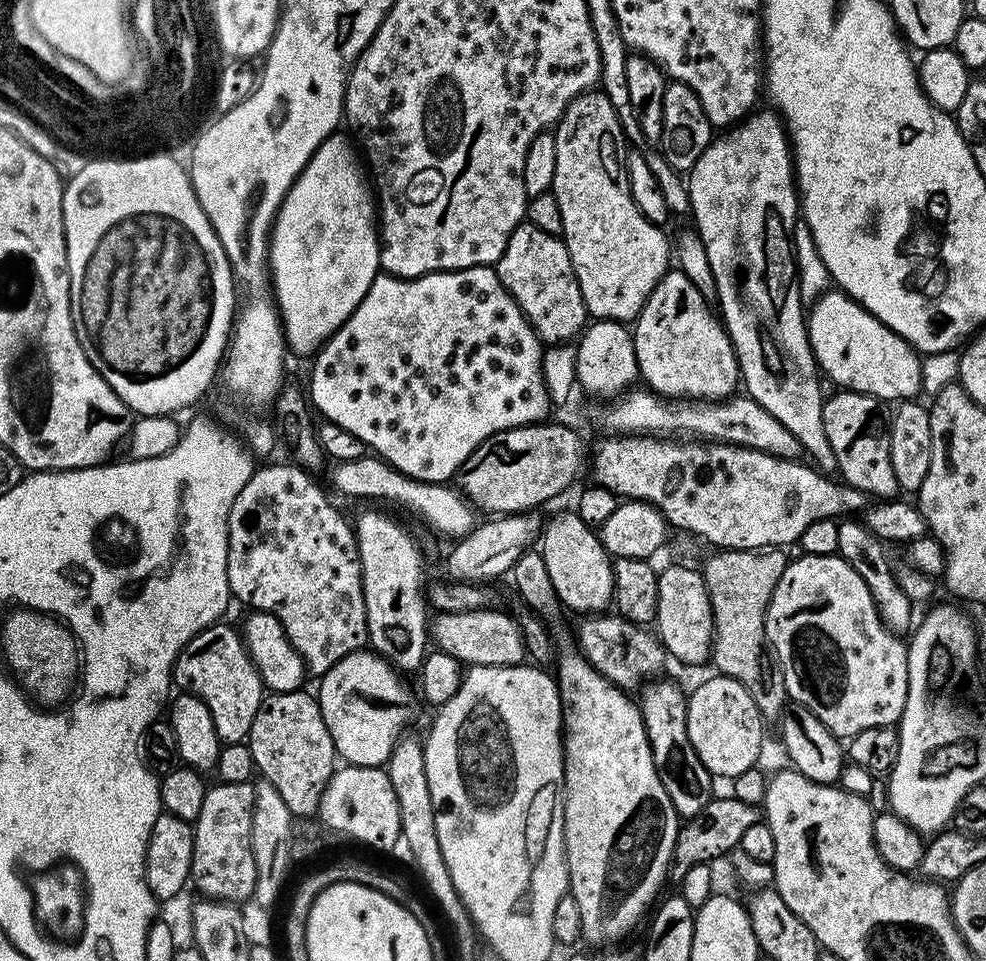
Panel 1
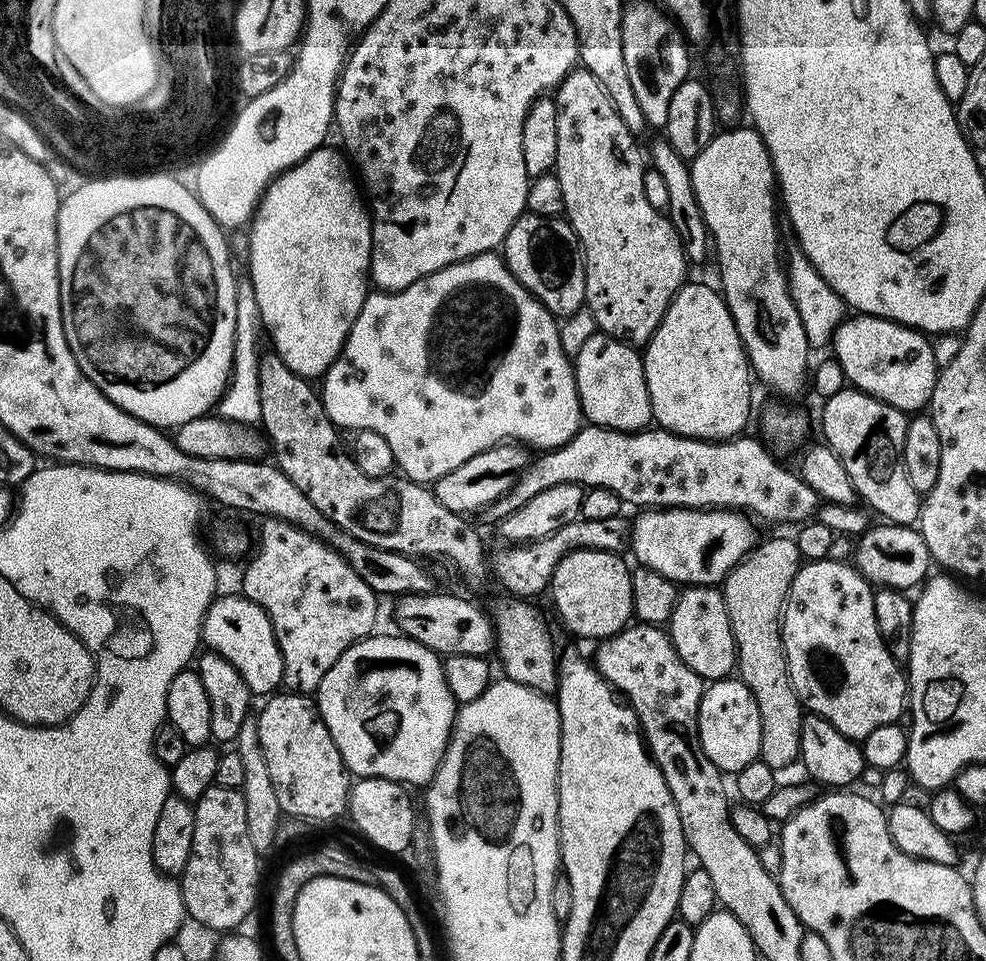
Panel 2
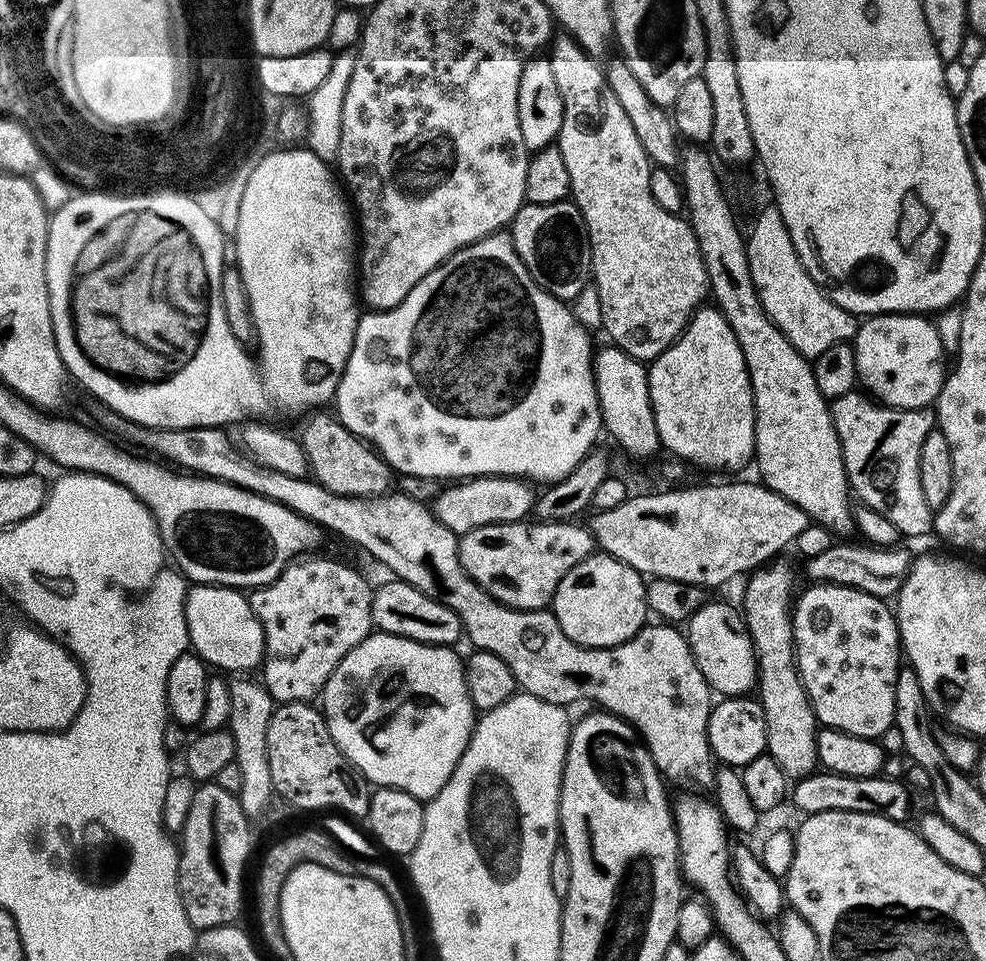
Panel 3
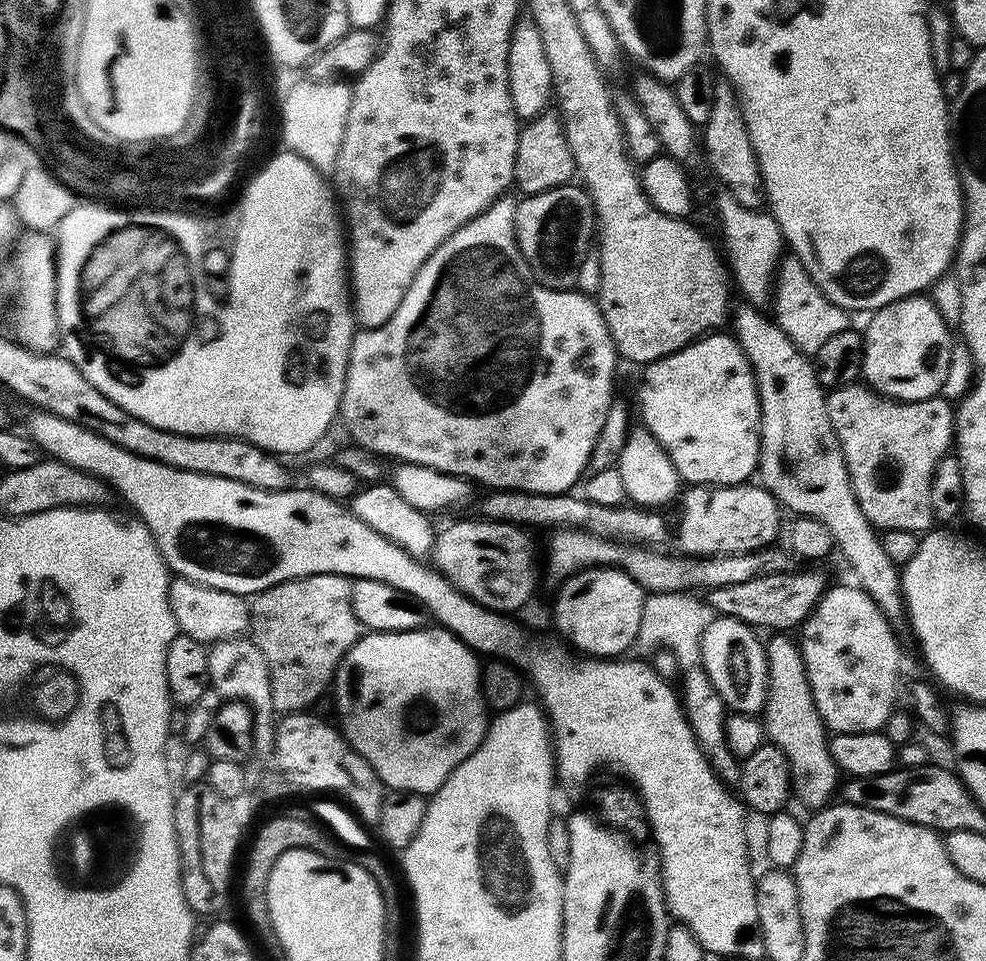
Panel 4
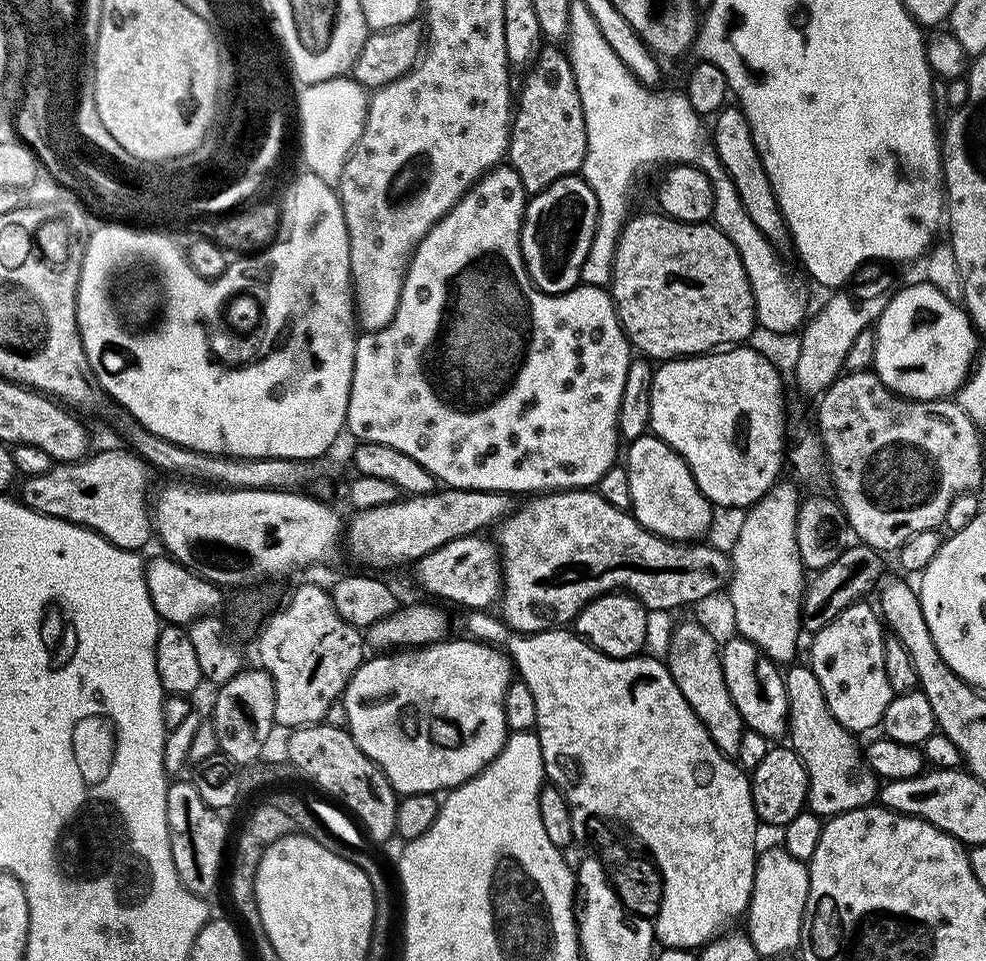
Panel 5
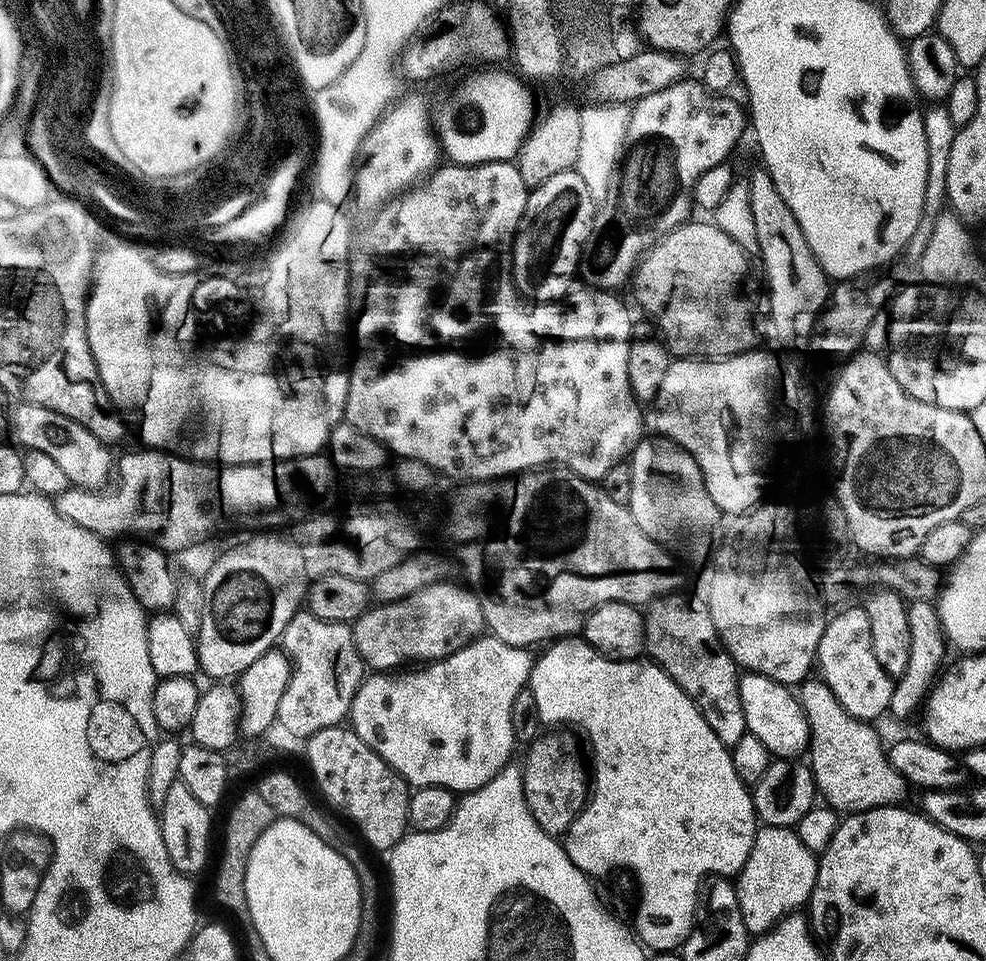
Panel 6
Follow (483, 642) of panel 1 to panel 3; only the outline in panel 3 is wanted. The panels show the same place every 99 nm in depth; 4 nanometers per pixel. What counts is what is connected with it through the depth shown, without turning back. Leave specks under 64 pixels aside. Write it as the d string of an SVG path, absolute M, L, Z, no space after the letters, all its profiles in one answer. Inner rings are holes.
M389 579L385 584L377 583L372 593L373 625L379 631L417 640L423 644L455 645L455 640L462 636L461 620L458 614L450 606L428 597L422 590L416 589L404 580Z

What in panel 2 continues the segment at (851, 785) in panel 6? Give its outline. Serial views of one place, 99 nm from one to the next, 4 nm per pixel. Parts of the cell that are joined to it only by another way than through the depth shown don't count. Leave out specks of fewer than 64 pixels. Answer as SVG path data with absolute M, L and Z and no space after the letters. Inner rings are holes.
M776 536L773 540L757 543L740 564L722 583L726 610L730 614L730 626L736 643L736 667L738 679L754 694L754 702L758 702L758 714L762 718L762 742L759 759L773 770L788 768L800 760L800 731L806 712L796 696L794 686L790 682L786 654L782 646L780 620L784 616L784 603L788 601L788 591L798 574L802 557L795 539Z

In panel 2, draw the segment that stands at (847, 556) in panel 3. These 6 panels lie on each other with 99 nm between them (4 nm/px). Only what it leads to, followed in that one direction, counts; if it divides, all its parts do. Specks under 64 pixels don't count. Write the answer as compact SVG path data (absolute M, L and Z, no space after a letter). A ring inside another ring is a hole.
M880 522L877 528L875 525L869 527L867 532L862 533L855 541L855 544L856 560L854 559L854 567L869 584L877 589L895 588L897 590L909 590L908 588L913 588L913 590L916 590L929 579L930 571L928 572L928 568L931 569L933 567L932 555L922 538L919 527Z

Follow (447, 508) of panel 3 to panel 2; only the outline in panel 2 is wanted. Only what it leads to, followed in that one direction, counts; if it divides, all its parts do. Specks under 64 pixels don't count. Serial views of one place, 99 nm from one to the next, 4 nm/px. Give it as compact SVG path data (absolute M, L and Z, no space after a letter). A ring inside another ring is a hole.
M588 424L581 427L579 434L564 447L537 455L540 457L537 460L535 457L521 472L509 493L485 509L484 516L494 522L501 522L522 506L526 506L526 502L530 502L534 494L542 494L542 490L550 490L559 484L579 484L585 489L610 490L618 494L618 498L625 505L637 504L637 509L640 510L731 509L751 514L757 521L765 520L768 524L799 526L811 521L818 507L818 497L813 488L795 471L790 472L778 464L775 458L763 448L765 445L759 439L758 441L744 439L733 438L721 442L695 440L689 436L667 432L659 426L649 427L643 432L619 432L613 428L599 428L596 424Z

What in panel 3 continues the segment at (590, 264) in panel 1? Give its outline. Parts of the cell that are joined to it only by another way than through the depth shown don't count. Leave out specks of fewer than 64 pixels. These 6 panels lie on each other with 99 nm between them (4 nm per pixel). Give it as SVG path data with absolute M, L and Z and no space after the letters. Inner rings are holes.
M563 39L551 41L546 58L550 62L550 70L554 70L554 82L558 82L558 94L562 94L564 103L558 147L562 162L566 162L566 174L570 174L570 199L578 206L588 231L592 255L590 280L596 285L598 299L602 302L602 332L626 354L641 362L651 362L676 341L696 309L709 299L706 266L687 219L683 215L662 210L662 206L654 202L654 194L650 194L654 165L648 159L642 143L638 142L621 103L610 90L605 69L601 65L599 68L596 65L599 63L575 40Z

